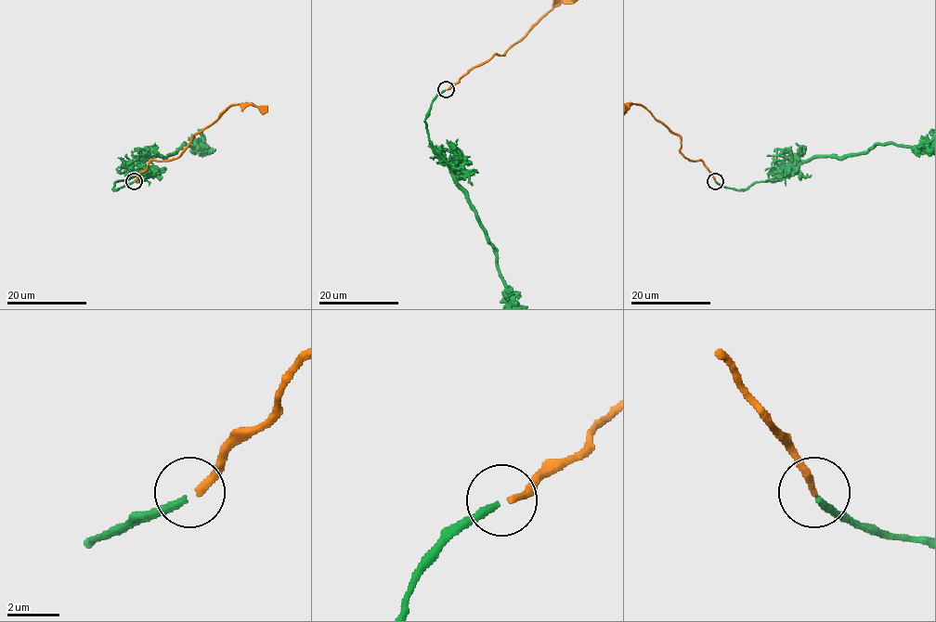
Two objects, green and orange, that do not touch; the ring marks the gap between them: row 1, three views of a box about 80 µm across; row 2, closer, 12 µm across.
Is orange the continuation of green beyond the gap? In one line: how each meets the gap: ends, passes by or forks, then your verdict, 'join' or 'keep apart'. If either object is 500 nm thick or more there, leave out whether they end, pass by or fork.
green ends there; orange ends there; join

